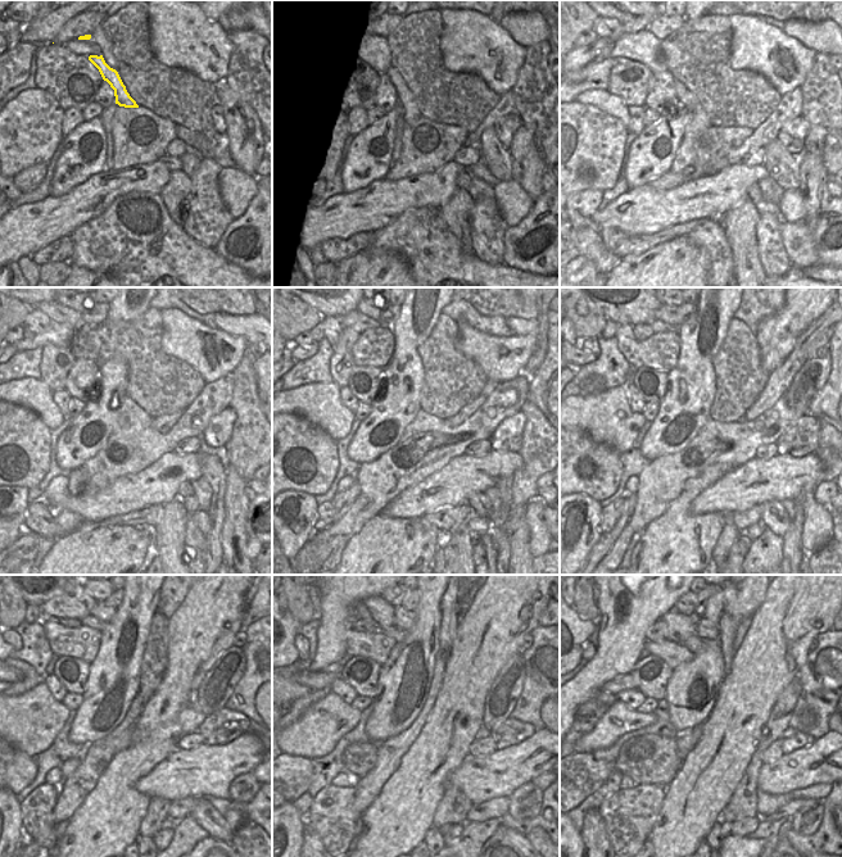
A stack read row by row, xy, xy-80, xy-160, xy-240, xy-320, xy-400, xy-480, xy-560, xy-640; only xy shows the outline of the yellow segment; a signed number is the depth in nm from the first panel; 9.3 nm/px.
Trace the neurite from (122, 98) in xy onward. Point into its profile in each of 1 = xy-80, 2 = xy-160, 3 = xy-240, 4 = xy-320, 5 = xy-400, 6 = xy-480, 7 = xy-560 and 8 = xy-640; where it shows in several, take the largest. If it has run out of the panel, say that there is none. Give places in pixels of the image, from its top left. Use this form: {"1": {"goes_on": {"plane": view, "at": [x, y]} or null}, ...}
{"1": {"goes_on": {"plane": "xy-80", "at": [370, 49]}}, "2": {"goes_on": {"plane": "xy-160", "at": [643, 46]}}, "3": {"goes_on": {"plane": "xy-240", "at": [59, 334]}}, "4": {"goes_on": {"plane": "xy-320", "at": [298, 352]}}, "5": {"goes_on": {"plane": "xy-400", "at": [585, 357]}}, "6": {"goes_on": {"plane": "xy-480", "at": [10, 649]}}, "7": {"goes_on": {"plane": "xy-560", "at": [298, 624]}}, "8": {"goes_on": {"plane": "xy-640", "at": [585, 627]}}}

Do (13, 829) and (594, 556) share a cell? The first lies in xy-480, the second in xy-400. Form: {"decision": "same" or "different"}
{"decision": "different"}

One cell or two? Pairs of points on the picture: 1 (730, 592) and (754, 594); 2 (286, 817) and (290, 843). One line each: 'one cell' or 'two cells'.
1: one cell
2: one cell

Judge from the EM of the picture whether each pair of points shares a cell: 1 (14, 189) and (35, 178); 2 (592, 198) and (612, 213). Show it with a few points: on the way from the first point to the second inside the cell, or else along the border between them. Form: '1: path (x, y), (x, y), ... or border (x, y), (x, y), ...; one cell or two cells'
1: path (19, 184), (30, 178); one cell
2: border (597, 209), (592, 216), (592, 221), (600, 229); two cells

